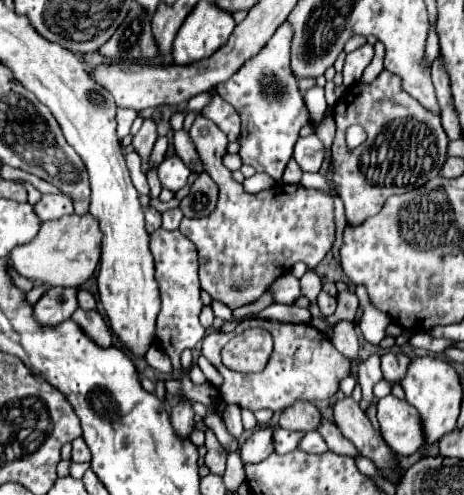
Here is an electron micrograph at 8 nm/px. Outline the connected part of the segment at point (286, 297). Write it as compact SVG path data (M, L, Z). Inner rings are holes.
M292 273L282 275L282 277L270 287L270 291L274 293L276 301L280 301L280 303L294 303L298 297L302 297L302 293L300 293L300 283L298 283L298 279L296 279Z

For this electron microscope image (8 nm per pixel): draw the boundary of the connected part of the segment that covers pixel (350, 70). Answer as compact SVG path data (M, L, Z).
M366 43L366 45L362 45L362 47L358 47L346 55L346 63L342 69L344 87L350 87L350 85L360 81L364 69L370 65L372 57L374 57L374 47L370 43Z

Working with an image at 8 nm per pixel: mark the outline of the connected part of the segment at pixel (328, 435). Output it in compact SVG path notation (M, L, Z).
M324 417L320 419L318 433L324 437L324 441L328 443L330 451L334 451L334 453L338 453L338 455L350 455L350 457L354 457L354 455L358 453L356 447L338 431L338 427L336 427L332 421L324 419Z

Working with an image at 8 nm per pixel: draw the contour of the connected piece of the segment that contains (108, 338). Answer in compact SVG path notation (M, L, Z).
M74 311L72 321L78 323L78 327L100 347L110 347L112 343L112 333L110 327L106 325L104 317L98 311Z

